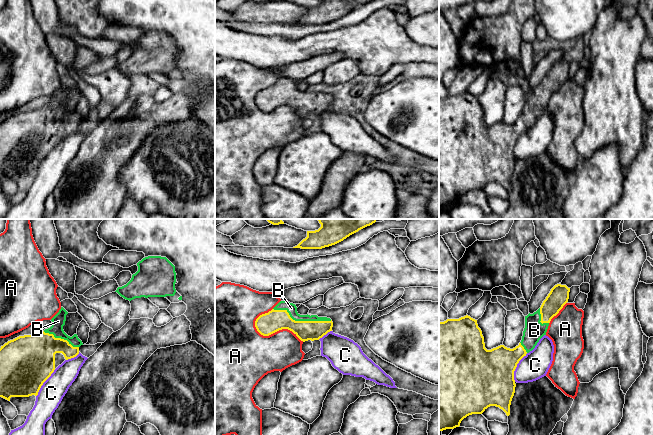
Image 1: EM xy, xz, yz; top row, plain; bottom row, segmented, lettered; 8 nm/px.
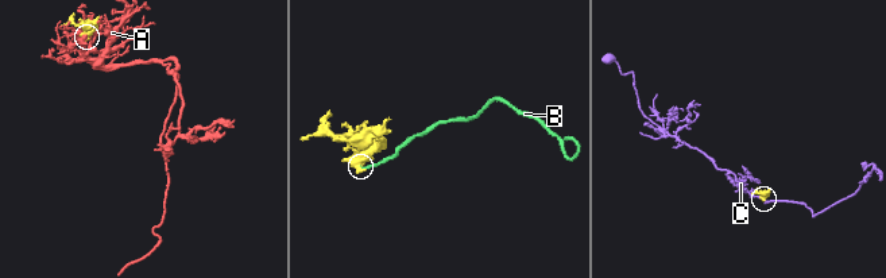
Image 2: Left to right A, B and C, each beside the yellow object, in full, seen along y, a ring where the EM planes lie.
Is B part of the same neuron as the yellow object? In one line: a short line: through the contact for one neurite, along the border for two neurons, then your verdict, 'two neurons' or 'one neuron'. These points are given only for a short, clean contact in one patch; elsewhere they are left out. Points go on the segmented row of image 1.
one neuron

